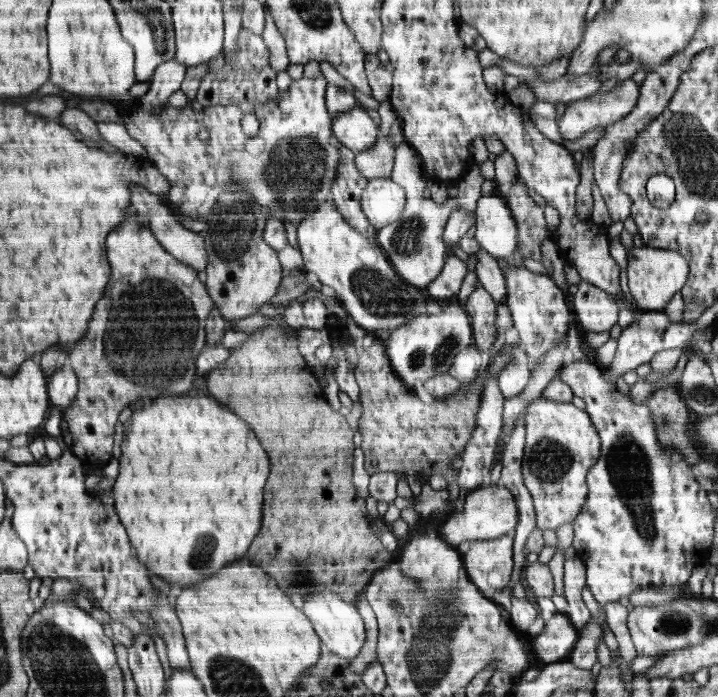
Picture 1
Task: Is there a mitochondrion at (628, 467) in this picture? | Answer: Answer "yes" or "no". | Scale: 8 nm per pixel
yes

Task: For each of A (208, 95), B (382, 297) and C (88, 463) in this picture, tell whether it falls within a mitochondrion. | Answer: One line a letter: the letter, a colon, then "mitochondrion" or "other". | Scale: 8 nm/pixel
A: other
B: mitochondrion
C: other

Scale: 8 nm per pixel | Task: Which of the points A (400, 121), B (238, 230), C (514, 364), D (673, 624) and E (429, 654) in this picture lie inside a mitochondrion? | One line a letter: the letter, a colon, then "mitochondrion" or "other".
A: other
B: mitochondrion
C: mitochondrion
D: mitochondrion
E: mitochondrion

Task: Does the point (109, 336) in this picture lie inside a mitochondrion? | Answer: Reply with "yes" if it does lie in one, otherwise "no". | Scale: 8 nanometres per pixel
yes

